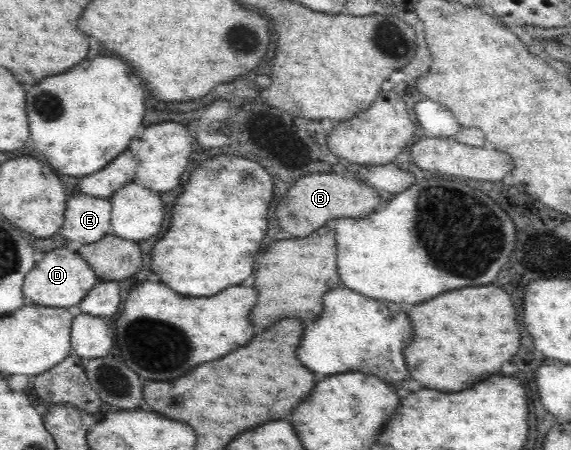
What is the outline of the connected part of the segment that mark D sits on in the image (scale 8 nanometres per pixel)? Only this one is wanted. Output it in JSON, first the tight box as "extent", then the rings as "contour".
{"extent":[22,247,98,309],"contour":[[[74,247],[55,249],[39,257],[41,259],[38,258],[35,267],[27,273],[22,285],[23,298],[27,306],[69,309],[73,305],[79,305],[83,297],[98,283],[97,274]]]}

